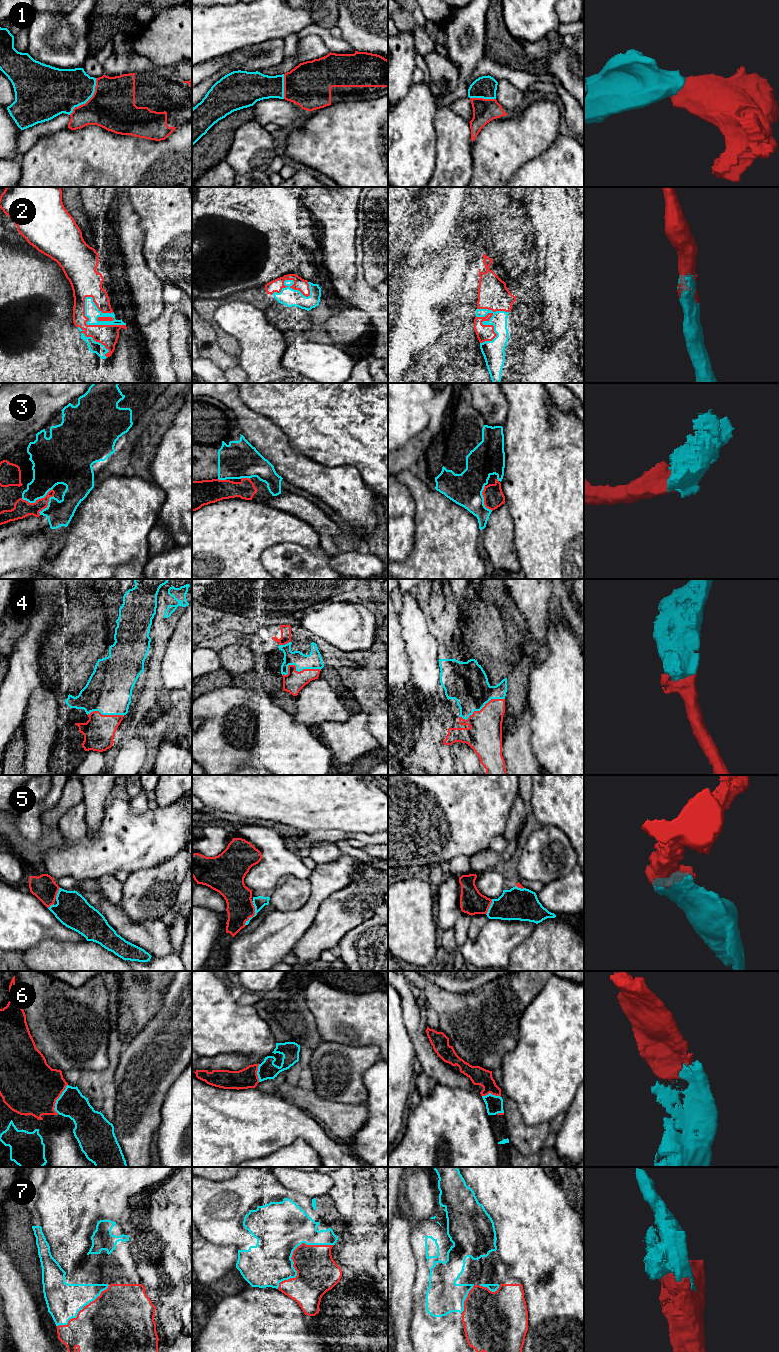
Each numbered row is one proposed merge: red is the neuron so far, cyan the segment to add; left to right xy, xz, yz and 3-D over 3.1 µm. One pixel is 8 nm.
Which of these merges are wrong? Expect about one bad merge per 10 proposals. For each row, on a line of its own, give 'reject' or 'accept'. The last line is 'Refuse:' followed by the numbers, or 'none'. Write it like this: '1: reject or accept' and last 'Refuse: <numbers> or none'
1: accept
2: accept
3: accept
4: accept
5: accept
6: accept
7: accept
Refuse: none

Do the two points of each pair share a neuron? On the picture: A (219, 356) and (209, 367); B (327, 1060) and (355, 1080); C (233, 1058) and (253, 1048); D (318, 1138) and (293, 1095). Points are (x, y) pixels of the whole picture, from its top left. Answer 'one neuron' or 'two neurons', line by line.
A: two neurons
B: one neuron
C: two neurons
D: two neurons

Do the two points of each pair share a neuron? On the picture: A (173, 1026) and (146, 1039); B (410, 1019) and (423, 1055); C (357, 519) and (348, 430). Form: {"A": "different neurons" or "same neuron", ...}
{"A": "same neuron", "B": "same neuron", "C": "different neurons"}

